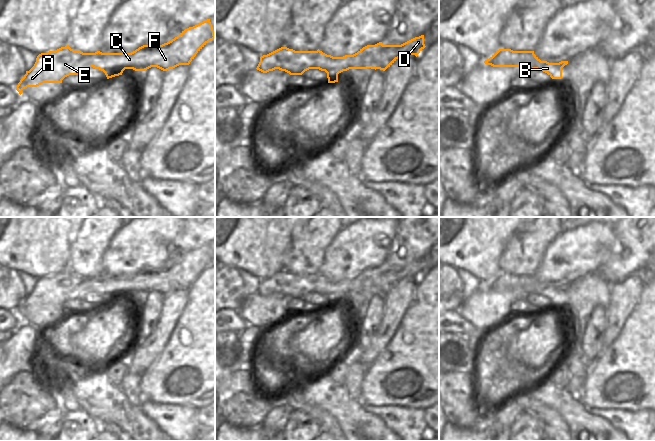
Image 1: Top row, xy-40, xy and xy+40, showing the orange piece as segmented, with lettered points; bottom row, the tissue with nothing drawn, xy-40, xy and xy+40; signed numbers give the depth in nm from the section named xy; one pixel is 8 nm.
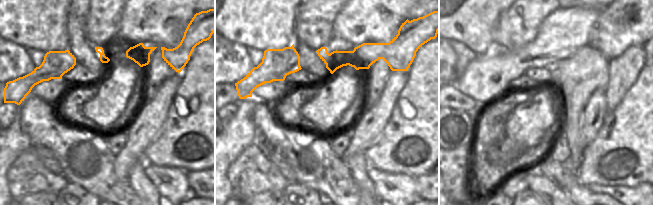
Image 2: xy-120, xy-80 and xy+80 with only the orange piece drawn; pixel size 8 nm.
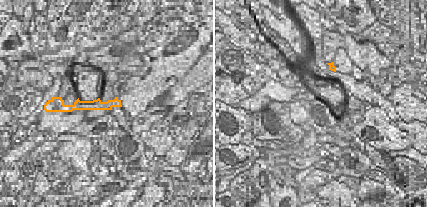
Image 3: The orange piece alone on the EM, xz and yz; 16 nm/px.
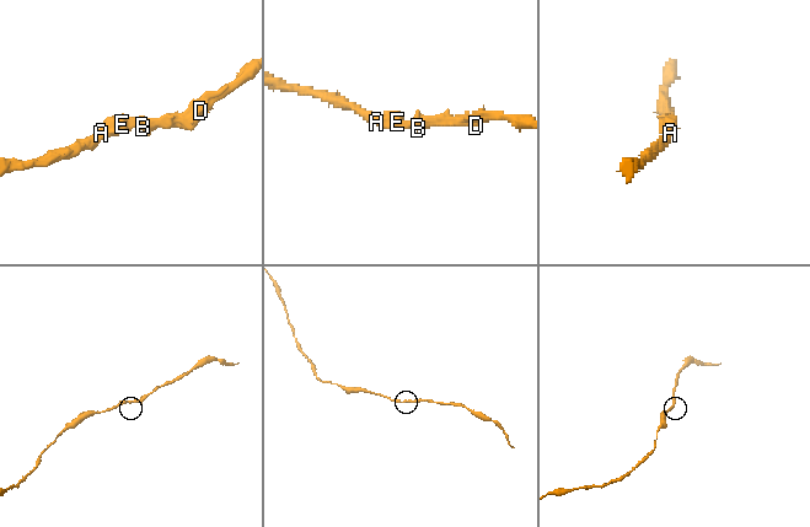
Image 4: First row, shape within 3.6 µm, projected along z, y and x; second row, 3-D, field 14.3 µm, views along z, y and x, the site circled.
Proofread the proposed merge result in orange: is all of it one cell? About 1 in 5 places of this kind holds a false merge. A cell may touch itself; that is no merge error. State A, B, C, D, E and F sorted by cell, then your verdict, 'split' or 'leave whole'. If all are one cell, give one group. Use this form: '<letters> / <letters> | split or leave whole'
A B C D E F | leave whole

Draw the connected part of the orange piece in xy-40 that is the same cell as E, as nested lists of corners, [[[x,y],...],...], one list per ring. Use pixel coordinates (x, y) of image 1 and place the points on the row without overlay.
[[[207,243],[193,251],[182,255],[177,261],[162,269],[143,269],[131,277],[83,277],[75,275],[68,269],[55,275],[41,277],[37,280],[34,290],[26,295],[16,314],[22,318],[27,311],[37,311],[43,307],[62,307],[69,299],[82,299],[85,293],[91,291],[103,295],[107,303],[122,299],[125,293],[145,295],[151,291],[157,291],[163,295],[173,293],[179,289],[189,289],[196,278],[211,264],[215,263],[214,254],[210,243]]]

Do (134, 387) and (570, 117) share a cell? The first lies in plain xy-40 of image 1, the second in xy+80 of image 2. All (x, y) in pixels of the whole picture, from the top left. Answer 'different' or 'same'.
same

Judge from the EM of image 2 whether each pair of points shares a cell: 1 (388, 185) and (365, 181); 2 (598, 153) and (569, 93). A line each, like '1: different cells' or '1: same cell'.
1: different cells
2: different cells

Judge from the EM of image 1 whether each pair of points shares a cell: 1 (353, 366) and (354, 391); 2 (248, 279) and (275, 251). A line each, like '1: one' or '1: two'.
1: one
2: two

